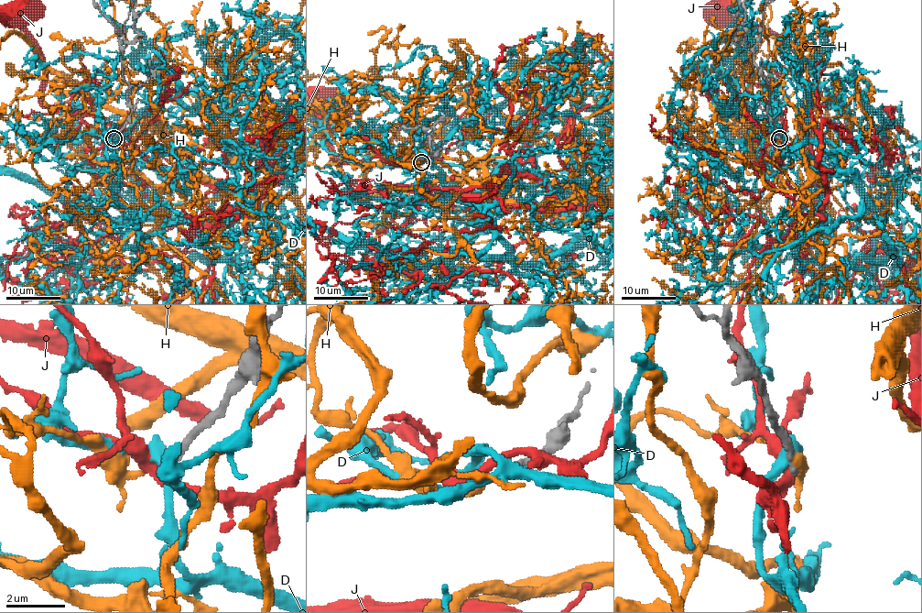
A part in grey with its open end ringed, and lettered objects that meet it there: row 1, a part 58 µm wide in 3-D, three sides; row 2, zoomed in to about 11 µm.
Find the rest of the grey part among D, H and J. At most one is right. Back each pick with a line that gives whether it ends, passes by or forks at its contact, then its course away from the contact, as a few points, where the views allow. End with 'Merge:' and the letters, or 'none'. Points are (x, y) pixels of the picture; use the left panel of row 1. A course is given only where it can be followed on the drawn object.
Merge: none

